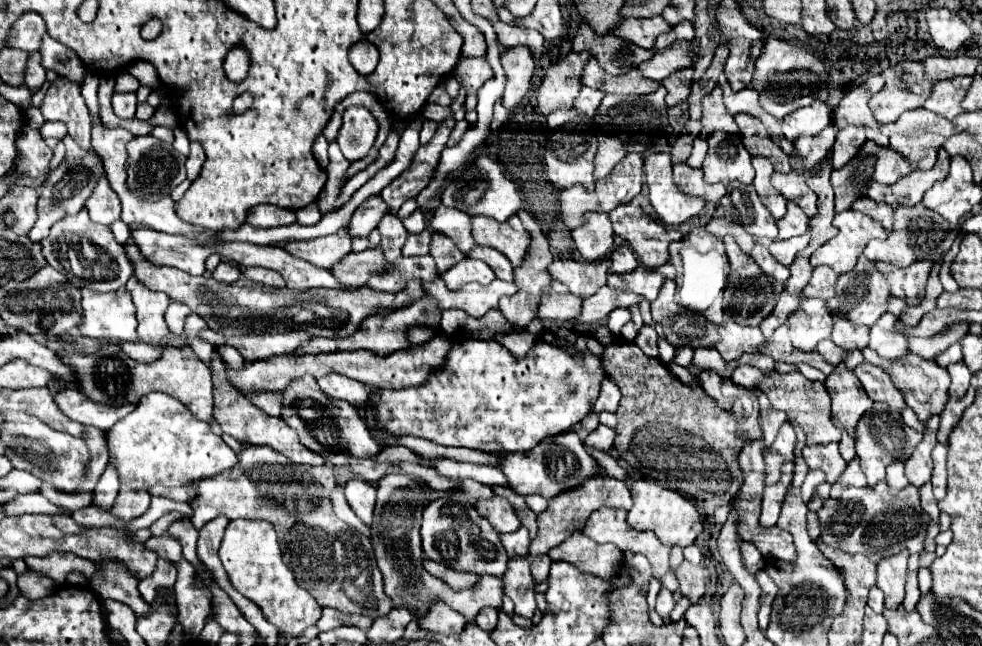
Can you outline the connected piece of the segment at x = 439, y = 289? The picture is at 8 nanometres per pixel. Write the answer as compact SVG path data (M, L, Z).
M442 277L434 281L424 281L422 289L428 297L432 297L440 309L462 309L472 317L484 317L490 309L498 309L498 299L502 295L514 295L516 285L494 279L490 285L466 283L462 289L450 291Z

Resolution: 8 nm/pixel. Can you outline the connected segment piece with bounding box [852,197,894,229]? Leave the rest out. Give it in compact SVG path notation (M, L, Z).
M868 197L864 199L858 199L852 209L856 211L862 211L866 213L868 217L874 217L878 223L882 223L884 229L890 229L892 227L892 213L894 213L894 207L892 205L886 205L886 203L876 203L876 201L870 201Z

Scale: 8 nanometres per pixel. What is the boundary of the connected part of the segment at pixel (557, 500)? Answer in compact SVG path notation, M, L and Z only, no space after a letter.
M608 475L592 477L582 487L566 491L566 493L560 493L558 497L554 497L548 503L548 509L544 513L537 515L538 535L532 541L532 545L530 545L530 557L546 555L546 551L550 547L556 547L562 541L566 541L566 537L570 537L570 533L584 529L584 525L586 525L586 521L588 521L592 511L596 511L600 507L620 507L620 509L628 511L630 505L632 505L632 499L630 499L628 485L624 481L612 479Z

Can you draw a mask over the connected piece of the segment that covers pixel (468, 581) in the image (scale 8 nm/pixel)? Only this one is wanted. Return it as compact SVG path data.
M424 561L424 567L426 571L430 571L434 577L442 579L444 583L448 583L454 591L462 591L462 589L470 589L478 583L478 577L472 575L472 573L458 573L454 569L448 569L446 565L438 565L434 561Z

